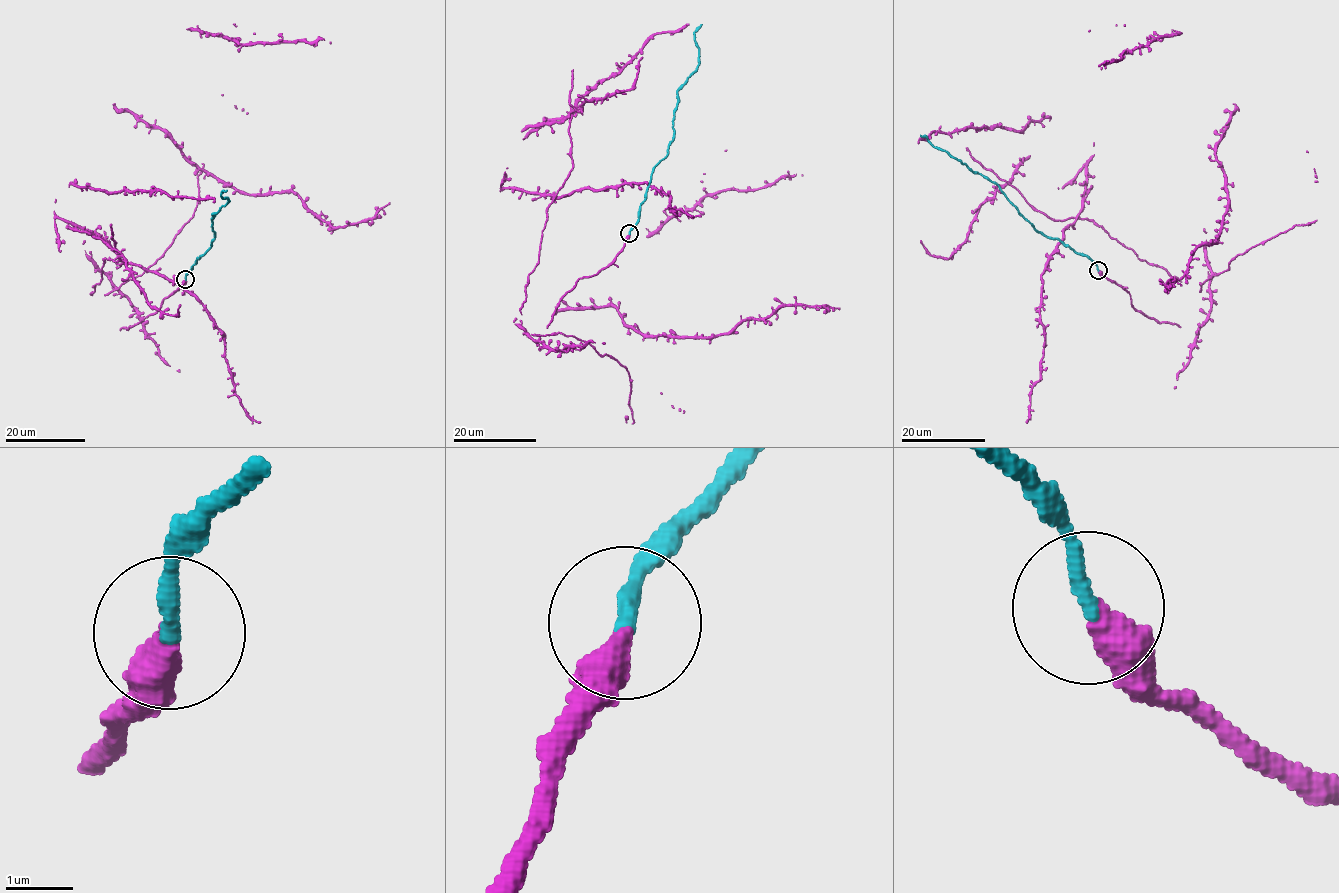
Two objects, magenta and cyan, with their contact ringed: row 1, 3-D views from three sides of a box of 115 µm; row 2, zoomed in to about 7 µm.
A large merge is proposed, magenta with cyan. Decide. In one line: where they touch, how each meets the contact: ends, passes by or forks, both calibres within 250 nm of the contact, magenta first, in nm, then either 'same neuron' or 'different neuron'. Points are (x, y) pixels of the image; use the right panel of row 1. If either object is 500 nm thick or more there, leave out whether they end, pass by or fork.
at (1098, 270); magenta ends there; cyan ends there; 440 nm thick on the magenta side, 260 nm on the other; same neuron

